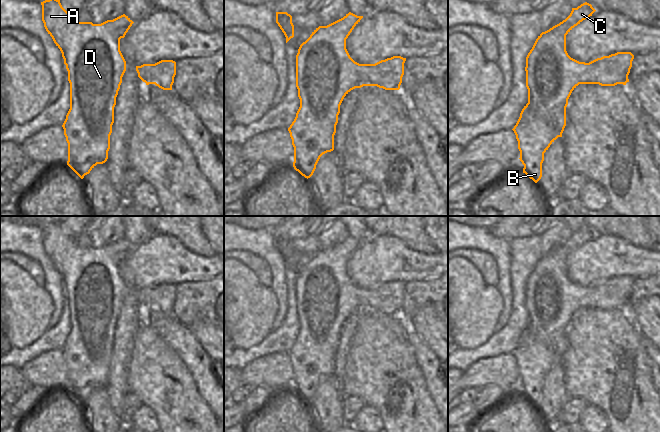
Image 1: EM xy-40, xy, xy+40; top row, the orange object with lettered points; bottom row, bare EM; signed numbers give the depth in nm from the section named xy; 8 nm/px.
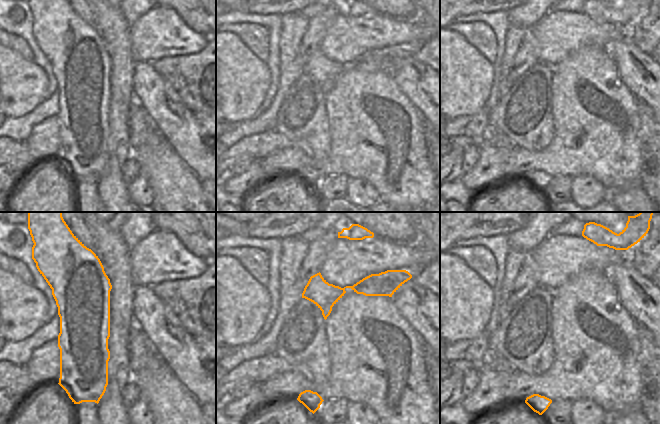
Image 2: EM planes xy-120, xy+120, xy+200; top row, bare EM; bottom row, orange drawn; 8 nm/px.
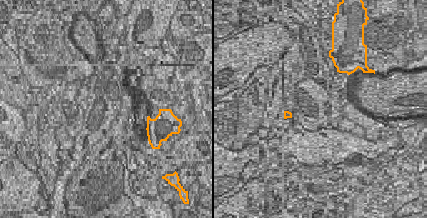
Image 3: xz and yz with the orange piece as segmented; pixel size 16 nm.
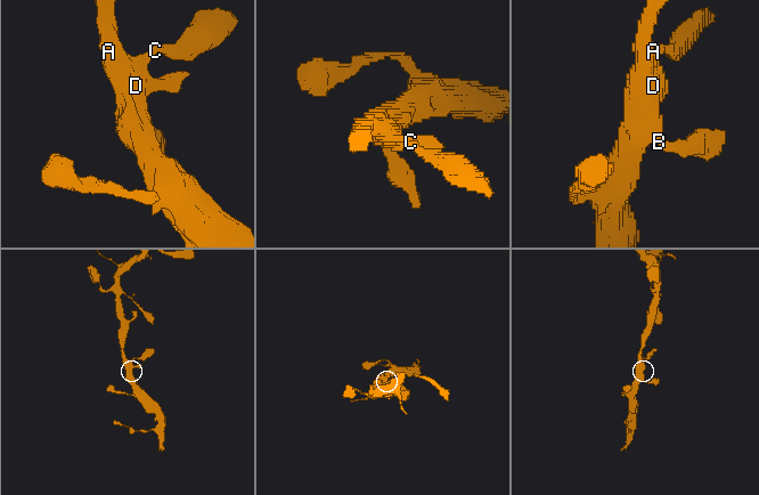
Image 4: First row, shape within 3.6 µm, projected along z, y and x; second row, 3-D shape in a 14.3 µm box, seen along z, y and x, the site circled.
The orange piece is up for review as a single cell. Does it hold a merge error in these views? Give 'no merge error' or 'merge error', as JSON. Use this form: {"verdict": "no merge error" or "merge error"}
{"verdict": "no merge error"}

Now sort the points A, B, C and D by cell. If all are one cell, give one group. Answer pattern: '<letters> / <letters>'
A B C D

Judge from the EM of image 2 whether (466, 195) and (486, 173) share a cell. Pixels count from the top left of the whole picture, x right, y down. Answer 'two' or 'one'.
two

